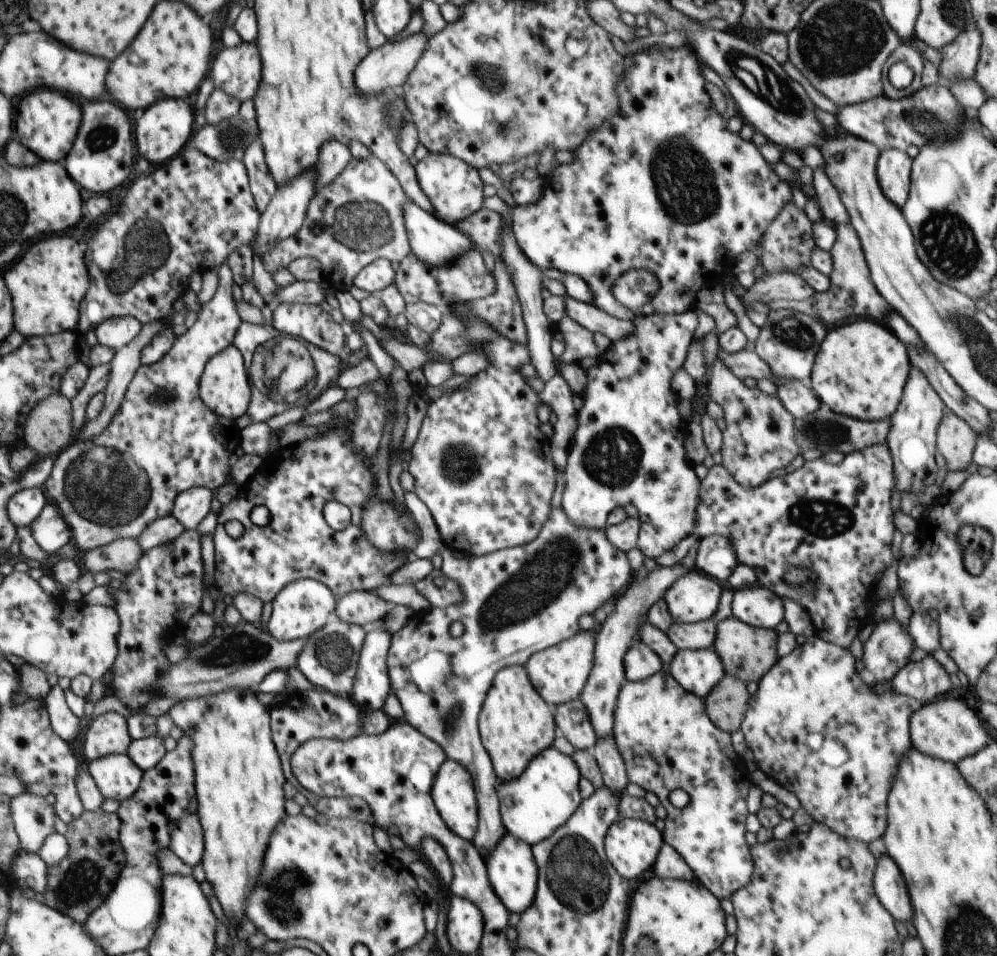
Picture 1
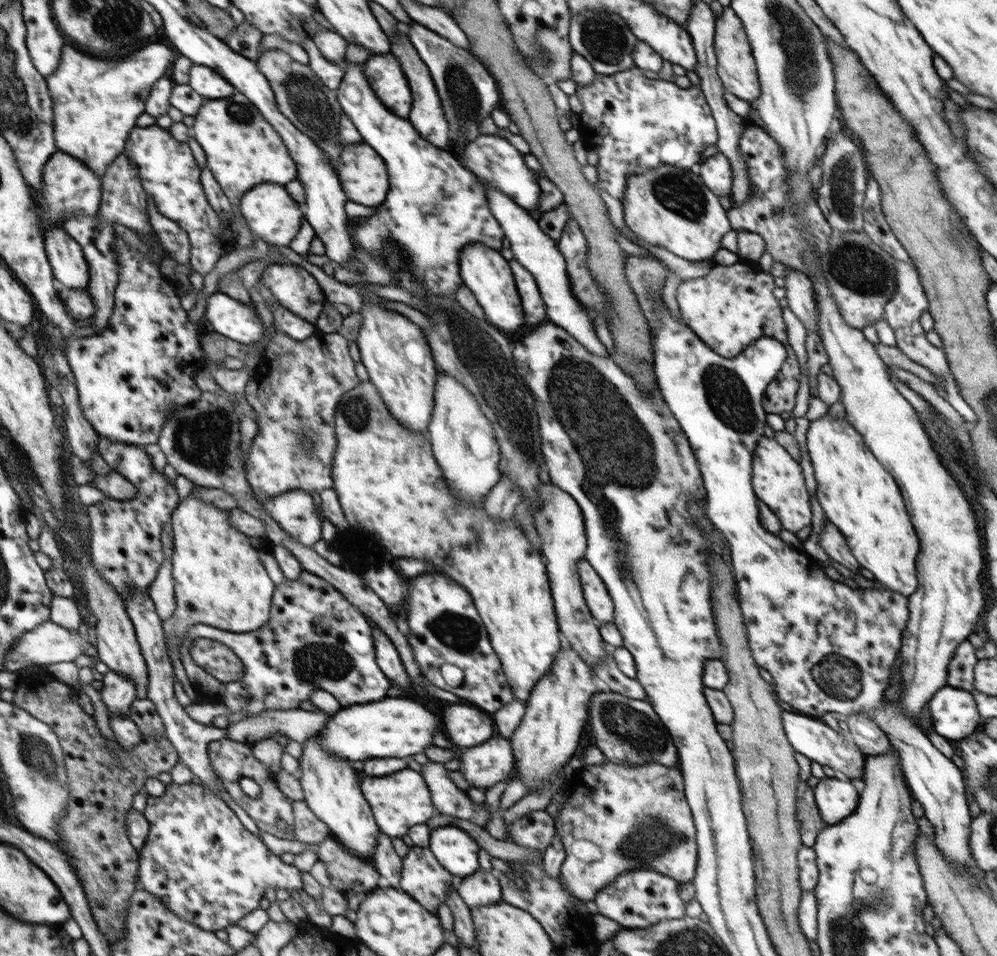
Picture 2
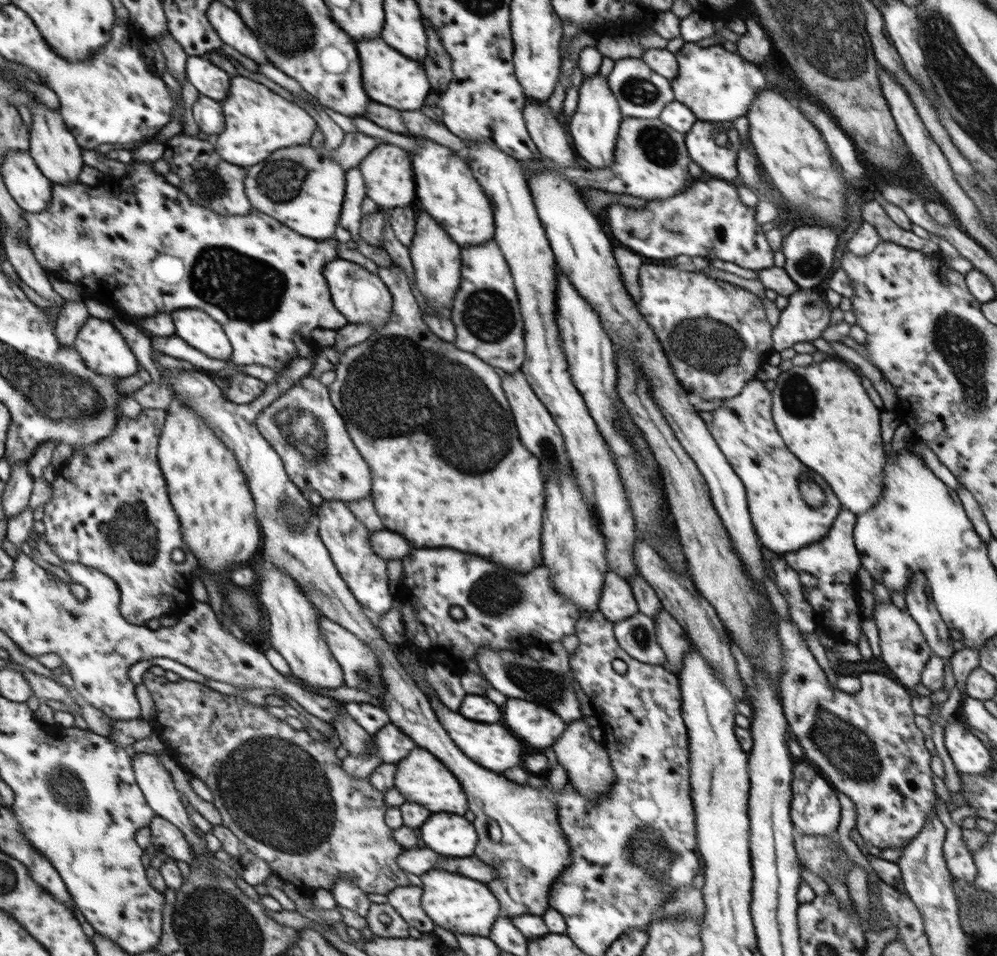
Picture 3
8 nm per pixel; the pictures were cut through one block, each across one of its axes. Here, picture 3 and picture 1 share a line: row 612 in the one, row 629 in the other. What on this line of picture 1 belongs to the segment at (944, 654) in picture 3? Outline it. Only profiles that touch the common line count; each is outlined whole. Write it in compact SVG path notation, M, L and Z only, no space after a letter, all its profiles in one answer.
M929 612L912 614L907 629L916 648L925 650L929 655L941 648L938 622L930 616Z

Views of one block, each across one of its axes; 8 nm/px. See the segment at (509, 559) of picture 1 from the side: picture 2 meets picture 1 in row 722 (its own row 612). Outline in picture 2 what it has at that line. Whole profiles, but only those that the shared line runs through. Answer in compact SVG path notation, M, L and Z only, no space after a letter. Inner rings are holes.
M421 574L409 583L411 584L411 589L409 598L407 598L409 604L407 604L407 614L405 615L410 630L410 636L408 636L407 640L408 644L412 646L412 652L414 652L414 658L416 658L418 666L420 666L422 676L432 682L432 684L428 682L429 687L442 690L444 694L452 692L452 694L468 700L468 702L474 702L477 708L480 706L480 709L488 714L493 714L504 707L505 704L512 702L514 700L512 688L508 684L506 675L504 675L502 663L500 663L500 659L498 659L498 655L496 655L490 643L488 632L477 612L472 595L446 575ZM442 664L454 664L454 666L458 666L464 672L464 681L459 687L451 688L446 684L440 672Z

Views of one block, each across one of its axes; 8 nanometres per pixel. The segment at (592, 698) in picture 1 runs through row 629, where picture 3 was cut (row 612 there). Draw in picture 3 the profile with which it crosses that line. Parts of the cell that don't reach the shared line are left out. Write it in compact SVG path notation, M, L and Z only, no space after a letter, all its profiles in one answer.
M610 570L606 572L597 610L612 623L639 613L630 583L620 577L618 573Z

